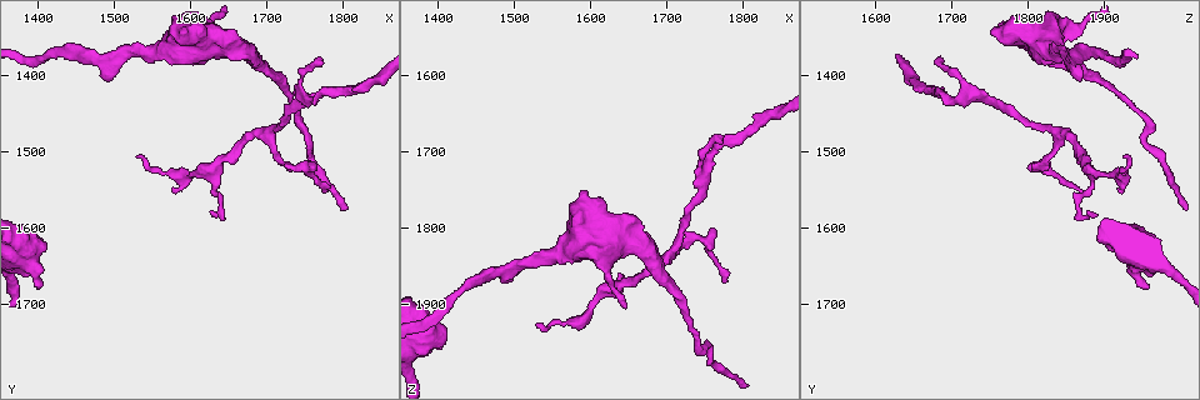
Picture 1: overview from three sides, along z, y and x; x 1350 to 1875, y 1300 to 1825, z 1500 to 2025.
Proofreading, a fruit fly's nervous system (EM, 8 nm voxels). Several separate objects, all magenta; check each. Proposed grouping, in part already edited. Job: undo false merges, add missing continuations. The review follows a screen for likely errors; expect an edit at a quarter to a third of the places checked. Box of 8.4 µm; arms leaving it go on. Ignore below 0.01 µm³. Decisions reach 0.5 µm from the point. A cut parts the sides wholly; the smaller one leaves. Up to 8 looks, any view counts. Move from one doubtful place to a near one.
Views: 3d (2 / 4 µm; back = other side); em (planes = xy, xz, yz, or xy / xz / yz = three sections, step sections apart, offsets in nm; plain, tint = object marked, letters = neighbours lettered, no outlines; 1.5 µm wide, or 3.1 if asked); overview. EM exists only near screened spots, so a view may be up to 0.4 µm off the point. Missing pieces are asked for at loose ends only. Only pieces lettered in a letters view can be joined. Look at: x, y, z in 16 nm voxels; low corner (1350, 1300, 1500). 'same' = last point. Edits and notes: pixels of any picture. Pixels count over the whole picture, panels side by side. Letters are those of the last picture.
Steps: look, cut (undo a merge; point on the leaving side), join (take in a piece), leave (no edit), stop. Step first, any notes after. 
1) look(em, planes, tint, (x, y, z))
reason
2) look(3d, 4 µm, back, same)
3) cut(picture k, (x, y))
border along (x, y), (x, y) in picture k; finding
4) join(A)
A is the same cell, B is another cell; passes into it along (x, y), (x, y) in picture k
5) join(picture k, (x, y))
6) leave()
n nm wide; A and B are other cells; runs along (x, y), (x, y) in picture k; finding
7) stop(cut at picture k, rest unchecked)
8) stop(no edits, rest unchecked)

look(em, planes, letters, (1580, 1550, 1925))
thin end

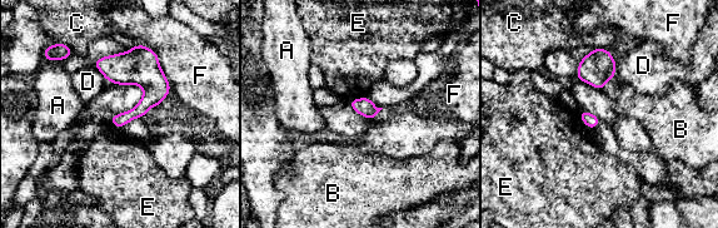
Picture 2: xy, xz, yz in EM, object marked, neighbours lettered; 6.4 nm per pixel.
leave()
F touches over 360 nm; A, B, C, D, E and F are other cells; no lettered piece goes on from it

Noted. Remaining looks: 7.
look(3d, 2 µm, (1745, 1425, 1725))

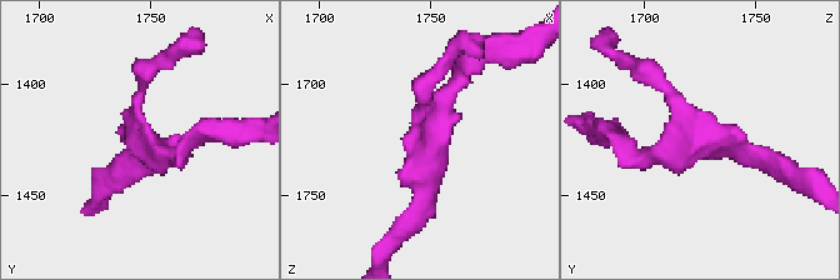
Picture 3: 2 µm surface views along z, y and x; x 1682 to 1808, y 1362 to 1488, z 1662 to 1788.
look(em, xy, step 8, letters, (1745, 1424, 1723))

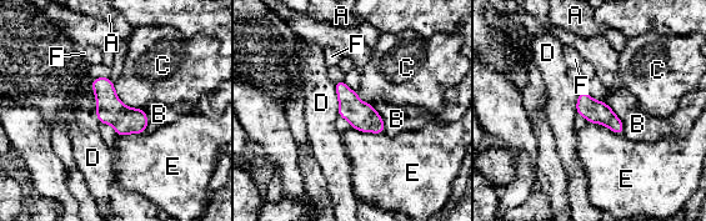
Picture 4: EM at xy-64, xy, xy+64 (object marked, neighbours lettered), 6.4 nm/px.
leave()
140 nm wide; D touches over 280 nm; A, B, C, D, E and F are other cells; continuous, no second neuron

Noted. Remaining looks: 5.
look(em, xy, step 8, letters, (1400, 1675, 1960))
free end

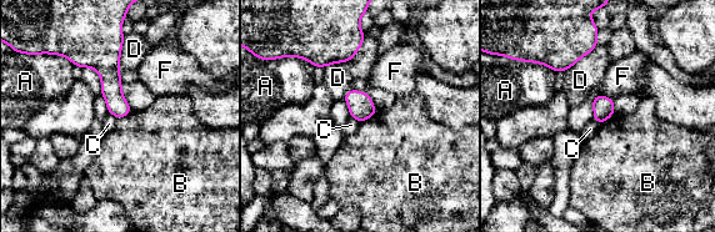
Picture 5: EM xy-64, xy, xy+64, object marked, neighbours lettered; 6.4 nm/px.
look(em, planes, letters, same)
cut it another way

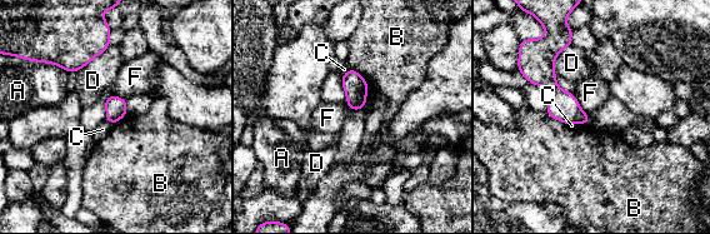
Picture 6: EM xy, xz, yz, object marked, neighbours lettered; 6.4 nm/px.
leave()
130 nm wide; A, B, C, D and F are other cells; no lettered piece goes on from it

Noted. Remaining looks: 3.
stop(no edits, rest unchecked)

